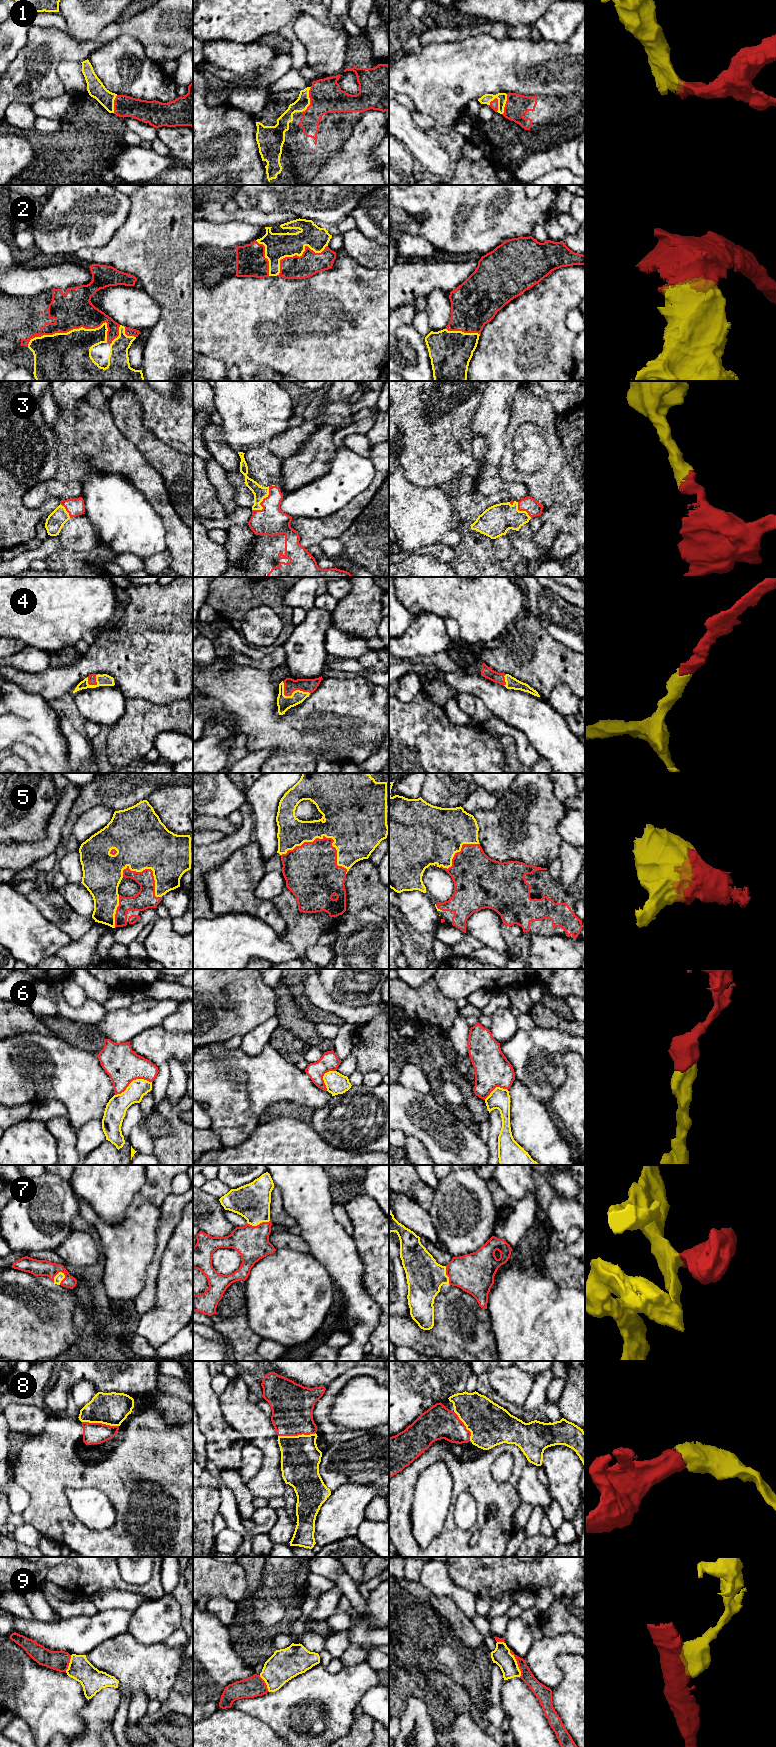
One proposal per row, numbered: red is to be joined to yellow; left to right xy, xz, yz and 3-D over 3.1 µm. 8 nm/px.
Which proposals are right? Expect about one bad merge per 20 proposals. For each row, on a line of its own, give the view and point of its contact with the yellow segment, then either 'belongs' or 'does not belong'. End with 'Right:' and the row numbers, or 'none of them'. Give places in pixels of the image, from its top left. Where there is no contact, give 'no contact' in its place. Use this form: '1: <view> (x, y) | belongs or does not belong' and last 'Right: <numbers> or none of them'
1: xz (309, 100) | belongs
2: xy (67, 332) | belongs
3: xz (261, 501) | belongs
4: xz (292, 694) | belongs
5: xz (324, 835) | belongs
6: xy (132, 1081) | does not belong
7: xy (56, 1275) | belongs
8: xz (296, 1436) | belongs
9: yz (516, 1663) | does not belong
Right: 1, 2, 3, 4, 5, 7, 8

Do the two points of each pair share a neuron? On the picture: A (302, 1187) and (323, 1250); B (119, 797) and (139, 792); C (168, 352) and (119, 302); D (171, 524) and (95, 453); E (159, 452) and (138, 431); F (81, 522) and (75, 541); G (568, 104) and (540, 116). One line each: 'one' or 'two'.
A: one
B: one
C: two
D: one
E: one
F: one
G: one

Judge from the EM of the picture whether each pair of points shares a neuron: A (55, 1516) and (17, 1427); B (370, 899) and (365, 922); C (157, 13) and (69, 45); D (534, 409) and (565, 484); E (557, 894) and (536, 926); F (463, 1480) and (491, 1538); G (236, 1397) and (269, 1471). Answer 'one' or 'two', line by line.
A: two
B: two
C: one
D: two
E: one
F: one
G: one

